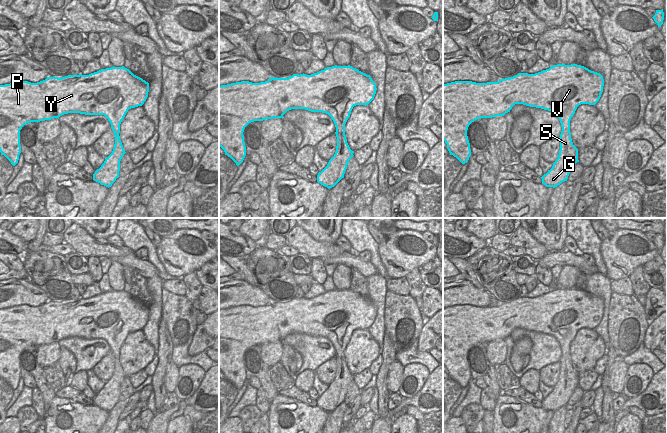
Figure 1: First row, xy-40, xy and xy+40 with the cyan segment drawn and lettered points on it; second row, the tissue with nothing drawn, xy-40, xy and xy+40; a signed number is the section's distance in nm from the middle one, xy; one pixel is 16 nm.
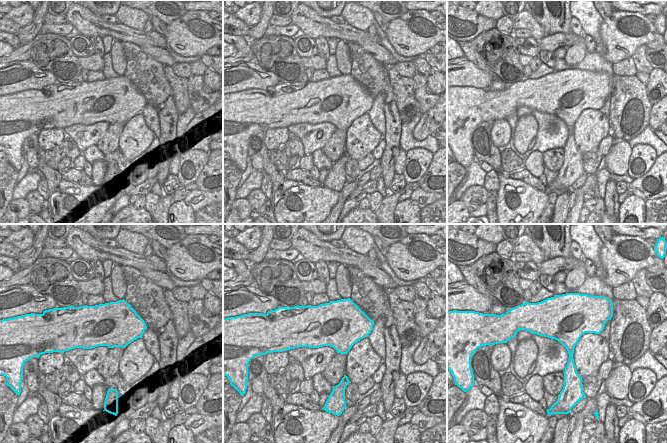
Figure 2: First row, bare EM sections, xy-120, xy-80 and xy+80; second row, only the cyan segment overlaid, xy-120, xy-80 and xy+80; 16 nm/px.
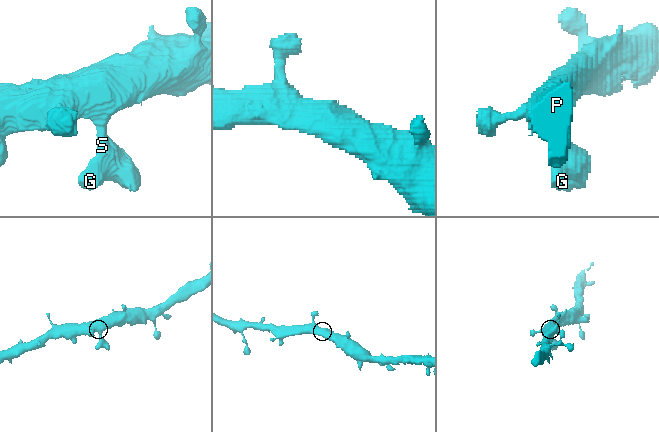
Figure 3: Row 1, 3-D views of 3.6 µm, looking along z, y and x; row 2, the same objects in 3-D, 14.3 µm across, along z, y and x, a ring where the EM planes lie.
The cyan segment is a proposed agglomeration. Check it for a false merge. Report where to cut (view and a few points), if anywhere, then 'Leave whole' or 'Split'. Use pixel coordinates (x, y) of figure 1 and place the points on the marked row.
No split. Leave whole.

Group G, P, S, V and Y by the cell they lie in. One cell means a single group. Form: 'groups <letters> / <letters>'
groups G P S V Y

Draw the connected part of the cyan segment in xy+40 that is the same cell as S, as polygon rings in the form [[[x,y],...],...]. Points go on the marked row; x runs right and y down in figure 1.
[[[557,64],[535,74],[518,73],[497,82],[455,81],[443,84],[443,140],[450,155],[465,164],[471,156],[467,130],[475,120],[504,116],[515,104],[552,111],[559,118],[562,127],[560,150],[552,168],[541,179],[546,187],[555,188],[567,181],[574,165],[579,162],[578,149],[571,139],[570,120],[579,105],[595,105],[599,101],[603,86],[604,79],[600,73],[577,64]]]

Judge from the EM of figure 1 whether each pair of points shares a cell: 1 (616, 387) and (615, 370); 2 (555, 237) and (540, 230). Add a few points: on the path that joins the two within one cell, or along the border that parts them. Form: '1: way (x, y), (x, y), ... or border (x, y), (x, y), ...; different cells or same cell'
1: way (616, 383), (616, 374); same cell
2: way (551, 233), (544, 230); same cell

